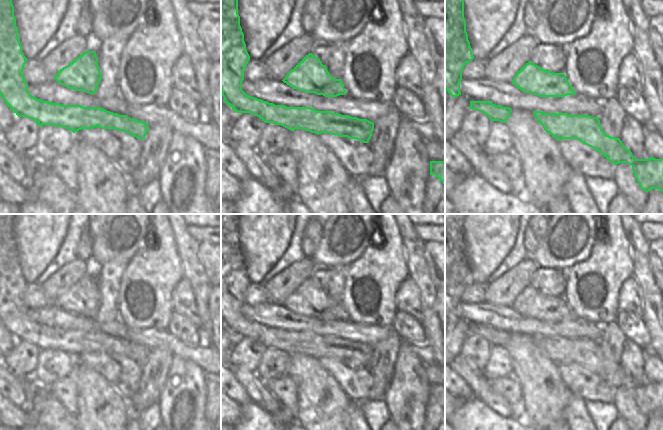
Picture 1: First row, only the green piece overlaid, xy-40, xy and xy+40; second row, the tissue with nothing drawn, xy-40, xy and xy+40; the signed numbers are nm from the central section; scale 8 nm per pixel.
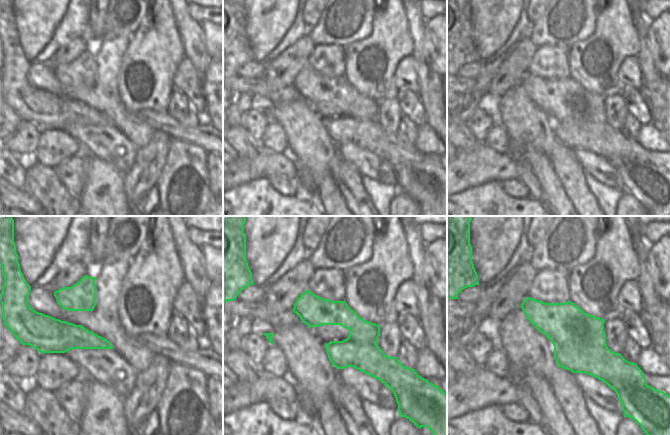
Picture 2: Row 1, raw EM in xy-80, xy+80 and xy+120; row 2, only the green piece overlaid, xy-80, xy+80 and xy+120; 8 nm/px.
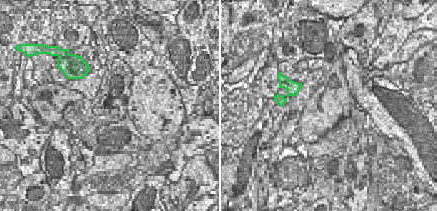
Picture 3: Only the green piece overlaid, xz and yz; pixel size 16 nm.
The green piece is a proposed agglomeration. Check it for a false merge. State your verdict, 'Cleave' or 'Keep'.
Cleave

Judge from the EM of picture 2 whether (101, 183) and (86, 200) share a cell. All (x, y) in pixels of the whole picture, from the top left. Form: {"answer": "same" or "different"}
{"answer": "same"}

